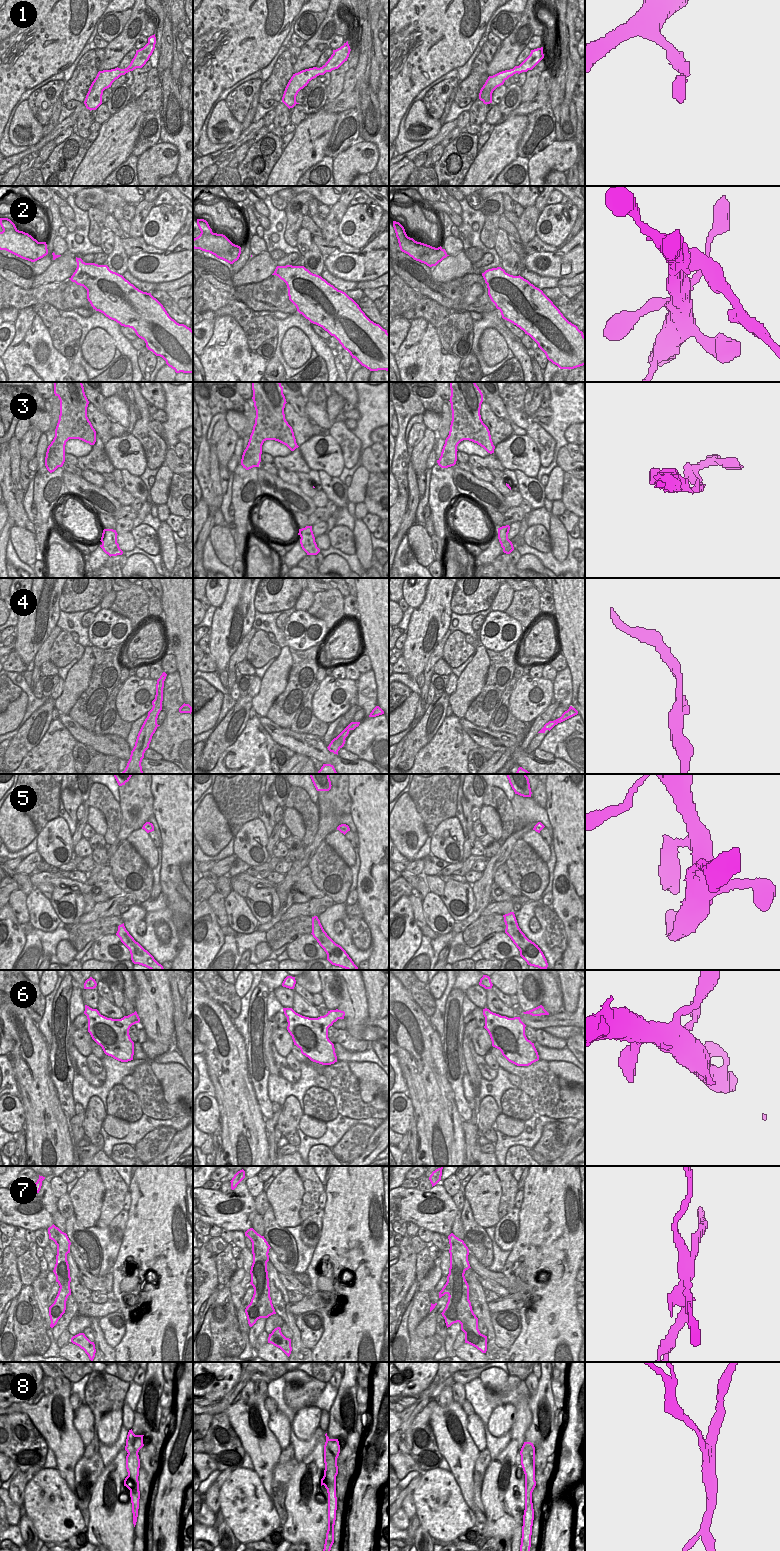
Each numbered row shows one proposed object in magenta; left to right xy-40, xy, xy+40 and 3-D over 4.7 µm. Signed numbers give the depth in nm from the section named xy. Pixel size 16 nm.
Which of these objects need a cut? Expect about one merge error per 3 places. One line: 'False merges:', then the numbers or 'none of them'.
False merges: 4, 7, 8

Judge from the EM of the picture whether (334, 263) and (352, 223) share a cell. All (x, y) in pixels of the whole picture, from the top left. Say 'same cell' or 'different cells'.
different cells

